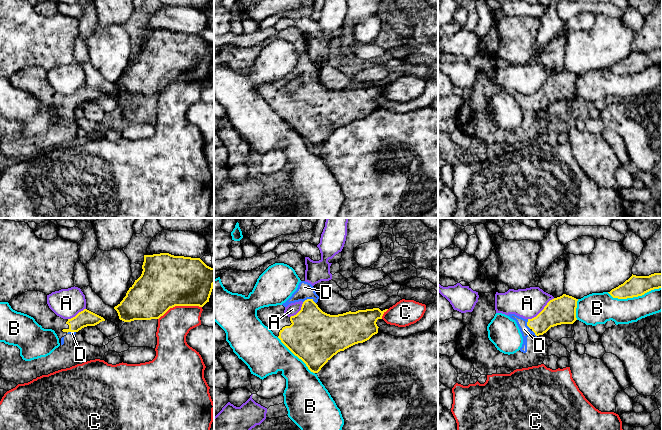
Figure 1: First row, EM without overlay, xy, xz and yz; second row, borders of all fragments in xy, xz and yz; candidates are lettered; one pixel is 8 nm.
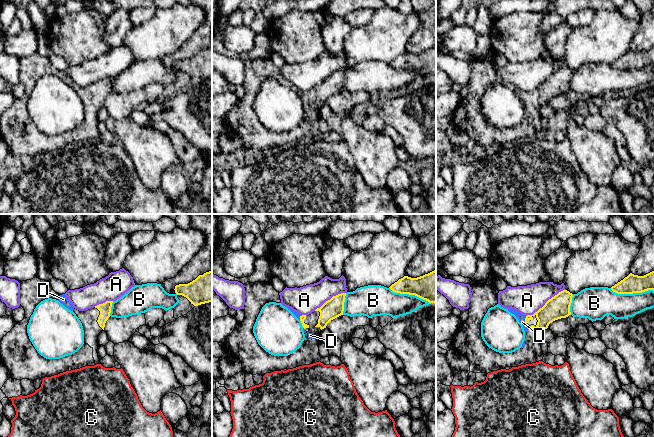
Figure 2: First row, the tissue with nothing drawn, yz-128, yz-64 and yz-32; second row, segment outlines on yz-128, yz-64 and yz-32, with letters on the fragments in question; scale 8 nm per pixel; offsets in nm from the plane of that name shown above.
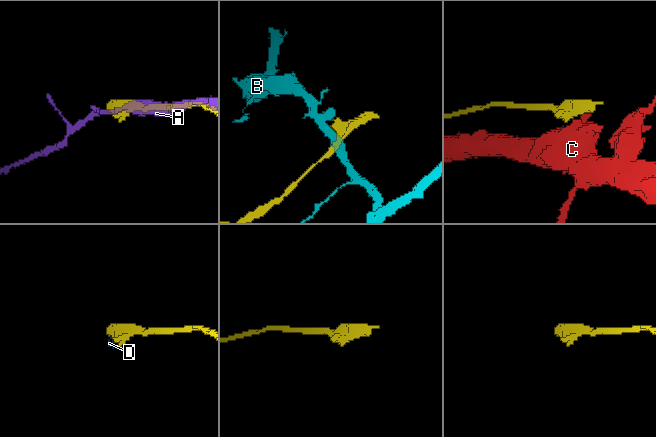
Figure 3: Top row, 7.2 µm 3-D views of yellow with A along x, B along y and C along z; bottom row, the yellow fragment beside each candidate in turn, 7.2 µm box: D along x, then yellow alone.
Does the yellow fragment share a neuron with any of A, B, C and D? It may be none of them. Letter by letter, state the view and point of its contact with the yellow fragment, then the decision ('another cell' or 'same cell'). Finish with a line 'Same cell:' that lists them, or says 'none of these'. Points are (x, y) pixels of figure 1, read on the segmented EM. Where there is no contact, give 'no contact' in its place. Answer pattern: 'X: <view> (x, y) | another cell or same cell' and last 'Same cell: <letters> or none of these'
A: yz (542, 310) | another cell
B: yz (634, 296) | another cell
C: xy (179, 305) | another cell
D: xz (309, 299) | same cell
Same cell: D

